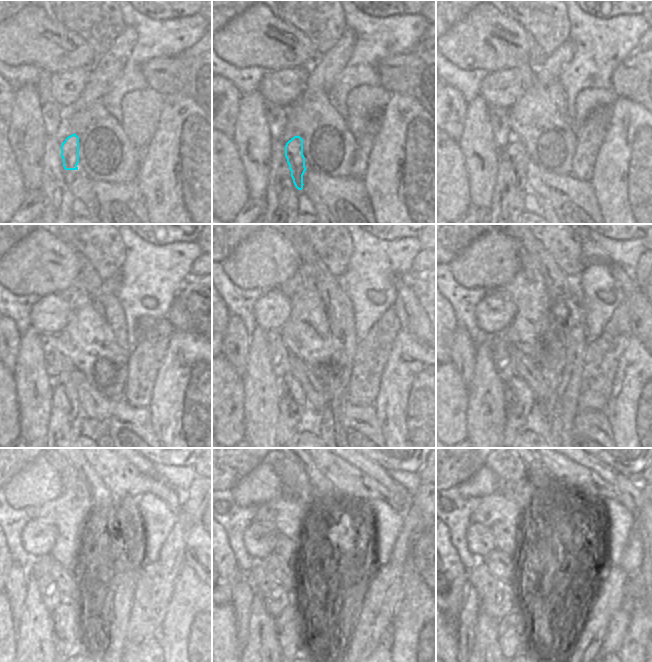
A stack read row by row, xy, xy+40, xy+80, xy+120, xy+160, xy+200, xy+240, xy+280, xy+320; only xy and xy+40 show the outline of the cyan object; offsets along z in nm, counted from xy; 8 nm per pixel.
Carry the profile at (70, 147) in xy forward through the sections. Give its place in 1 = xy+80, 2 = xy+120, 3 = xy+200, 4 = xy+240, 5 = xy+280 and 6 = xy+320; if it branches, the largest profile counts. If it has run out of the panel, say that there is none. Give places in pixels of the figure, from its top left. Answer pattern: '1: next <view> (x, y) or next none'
1: next xy+80 (516, 154)
2: next xy+120 (69, 397)
3: next xy+200 (519, 400)
4: next xy+240 (67, 617)
5: next xy+280 (288, 625)
6: next xy+320 (511, 632)

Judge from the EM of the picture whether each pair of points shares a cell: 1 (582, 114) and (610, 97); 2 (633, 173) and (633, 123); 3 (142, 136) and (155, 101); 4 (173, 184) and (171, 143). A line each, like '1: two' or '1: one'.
1: one
2: one
3: one
4: one

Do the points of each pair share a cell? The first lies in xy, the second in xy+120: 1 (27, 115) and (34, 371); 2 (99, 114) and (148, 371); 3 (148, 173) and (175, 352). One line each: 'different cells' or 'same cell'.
1: same cell
2: different cells
3: same cell

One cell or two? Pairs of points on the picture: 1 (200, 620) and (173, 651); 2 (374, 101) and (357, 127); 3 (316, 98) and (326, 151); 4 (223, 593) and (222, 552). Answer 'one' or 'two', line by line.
1: one
2: one
3: one
4: one

